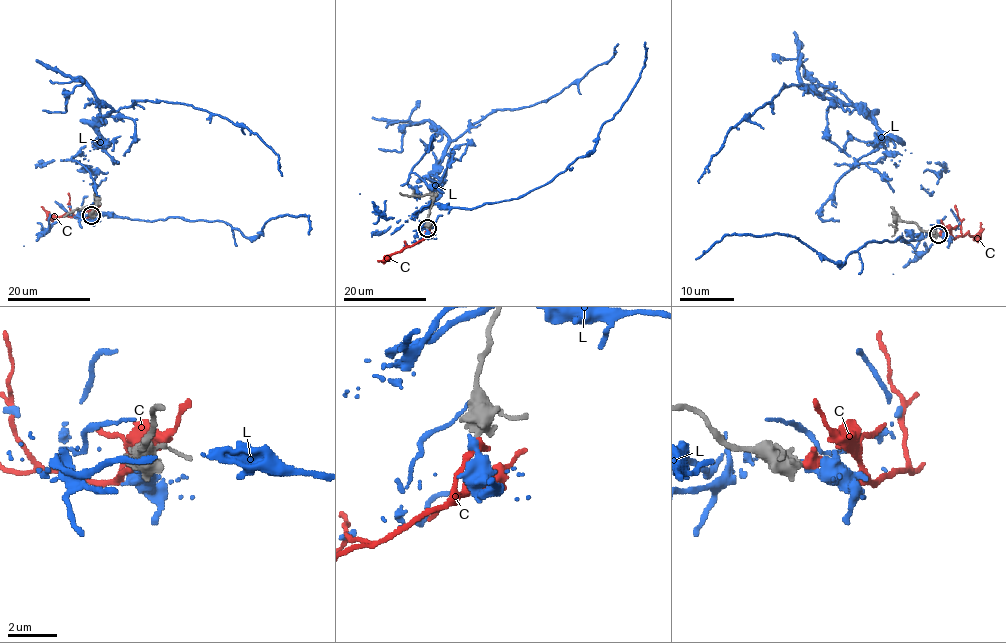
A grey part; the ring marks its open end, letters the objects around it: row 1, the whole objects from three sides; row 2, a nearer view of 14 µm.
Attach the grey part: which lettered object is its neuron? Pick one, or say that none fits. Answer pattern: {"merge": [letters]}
{"merge": ["C"]}

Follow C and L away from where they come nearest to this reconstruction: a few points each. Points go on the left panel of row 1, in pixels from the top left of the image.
C: (92, 215), (86, 218), (64, 214), (51, 216), (41, 206)
L: (91, 215), (78, 210), (106, 173), (72, 157), (108, 113), (137, 101), (243, 124), (282, 176)

